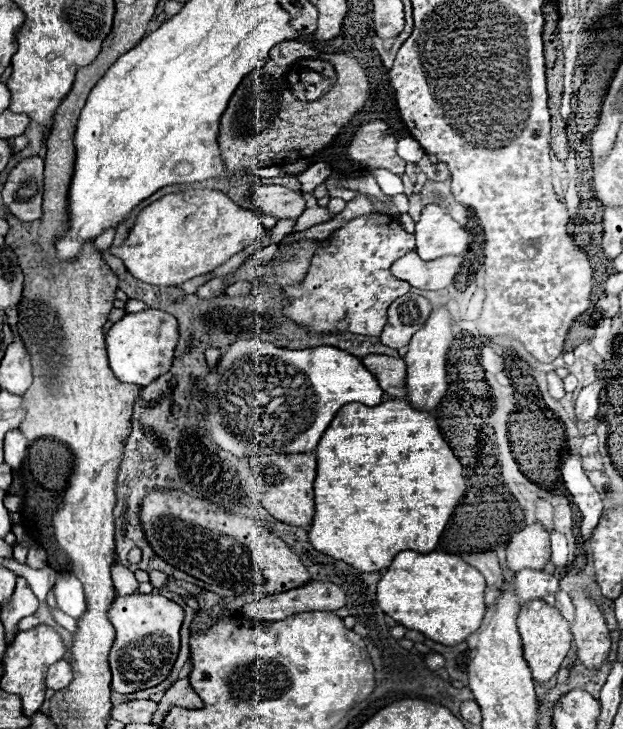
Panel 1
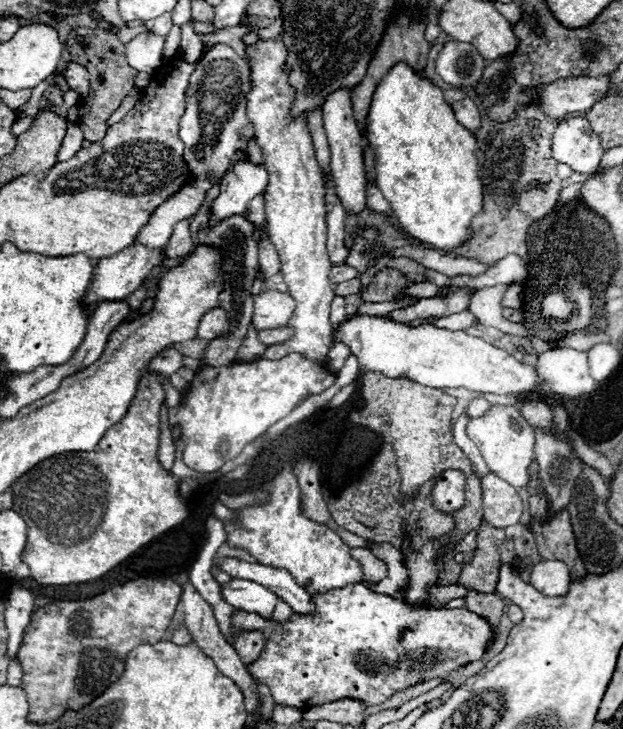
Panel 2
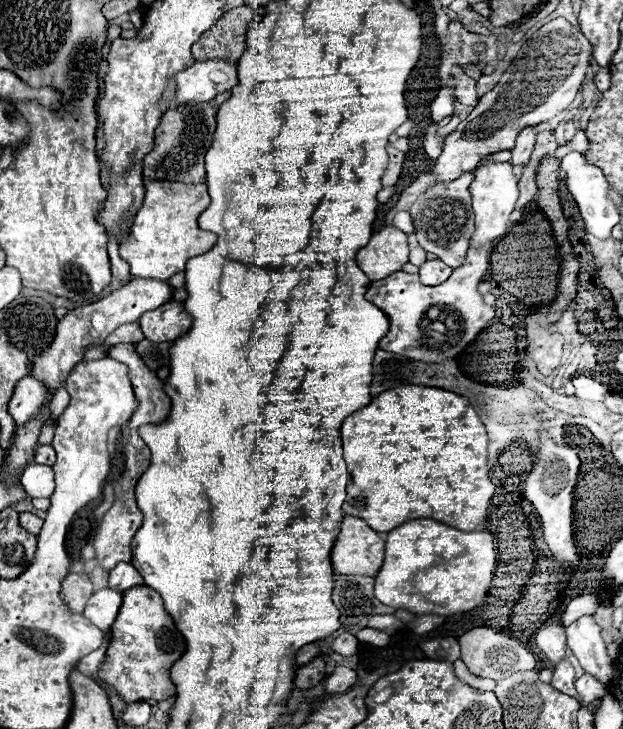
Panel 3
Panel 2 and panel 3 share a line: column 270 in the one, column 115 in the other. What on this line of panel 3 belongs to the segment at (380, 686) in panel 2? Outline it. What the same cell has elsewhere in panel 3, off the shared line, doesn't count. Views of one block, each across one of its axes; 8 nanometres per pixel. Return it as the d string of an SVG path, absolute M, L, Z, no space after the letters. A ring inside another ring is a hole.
M134 586L122 592L122 606L114 626L110 628L112 640L106 658L98 670L98 678L108 684L122 700L166 700L176 694L170 680L170 668L186 652L184 636L174 626L174 620L162 606L162 598L148 586Z

